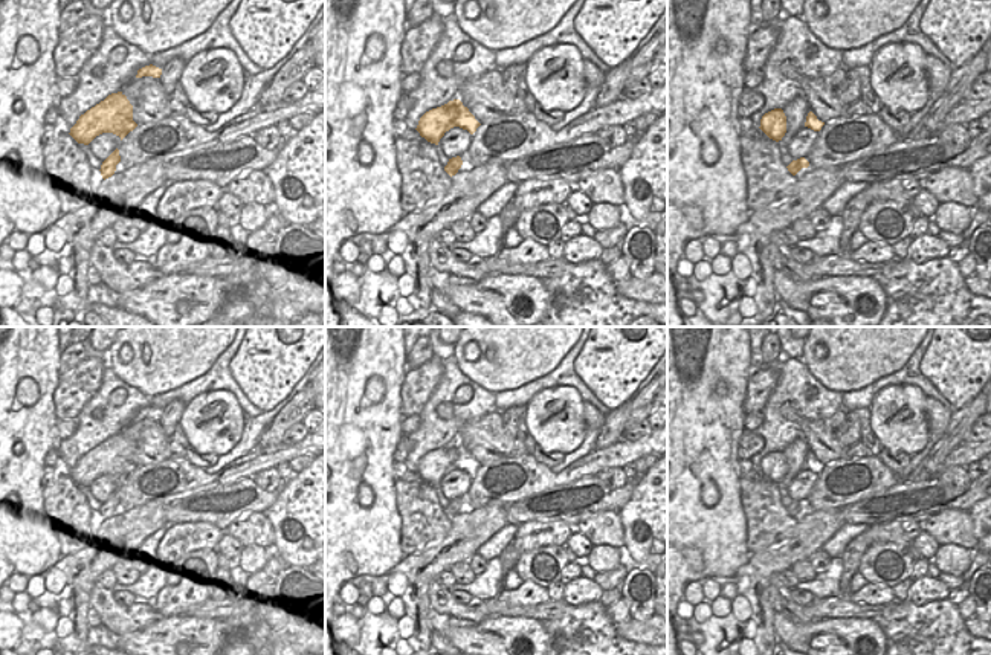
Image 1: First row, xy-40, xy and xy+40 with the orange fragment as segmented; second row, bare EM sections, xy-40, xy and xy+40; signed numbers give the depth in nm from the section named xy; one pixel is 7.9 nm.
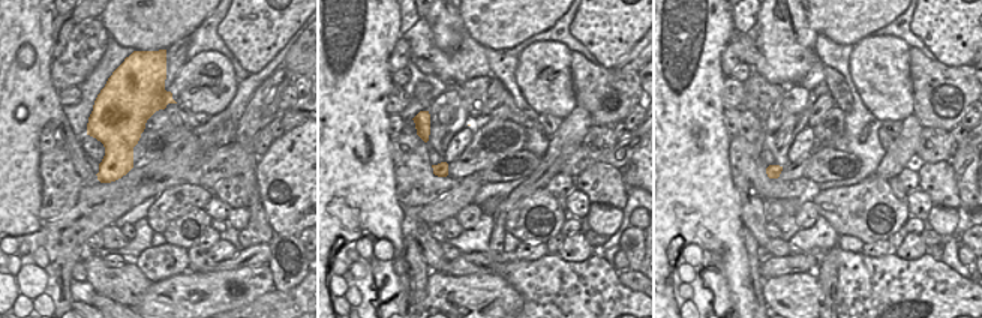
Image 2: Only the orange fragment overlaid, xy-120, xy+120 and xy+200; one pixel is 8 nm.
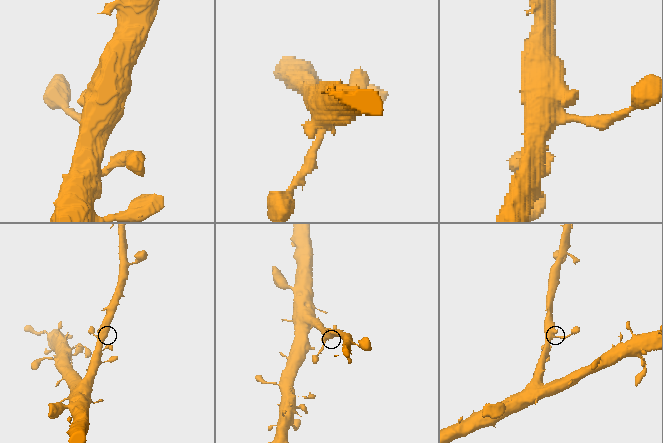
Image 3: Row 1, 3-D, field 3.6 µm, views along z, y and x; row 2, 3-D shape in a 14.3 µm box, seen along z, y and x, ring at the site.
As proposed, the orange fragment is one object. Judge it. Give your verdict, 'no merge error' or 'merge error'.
no merge error

